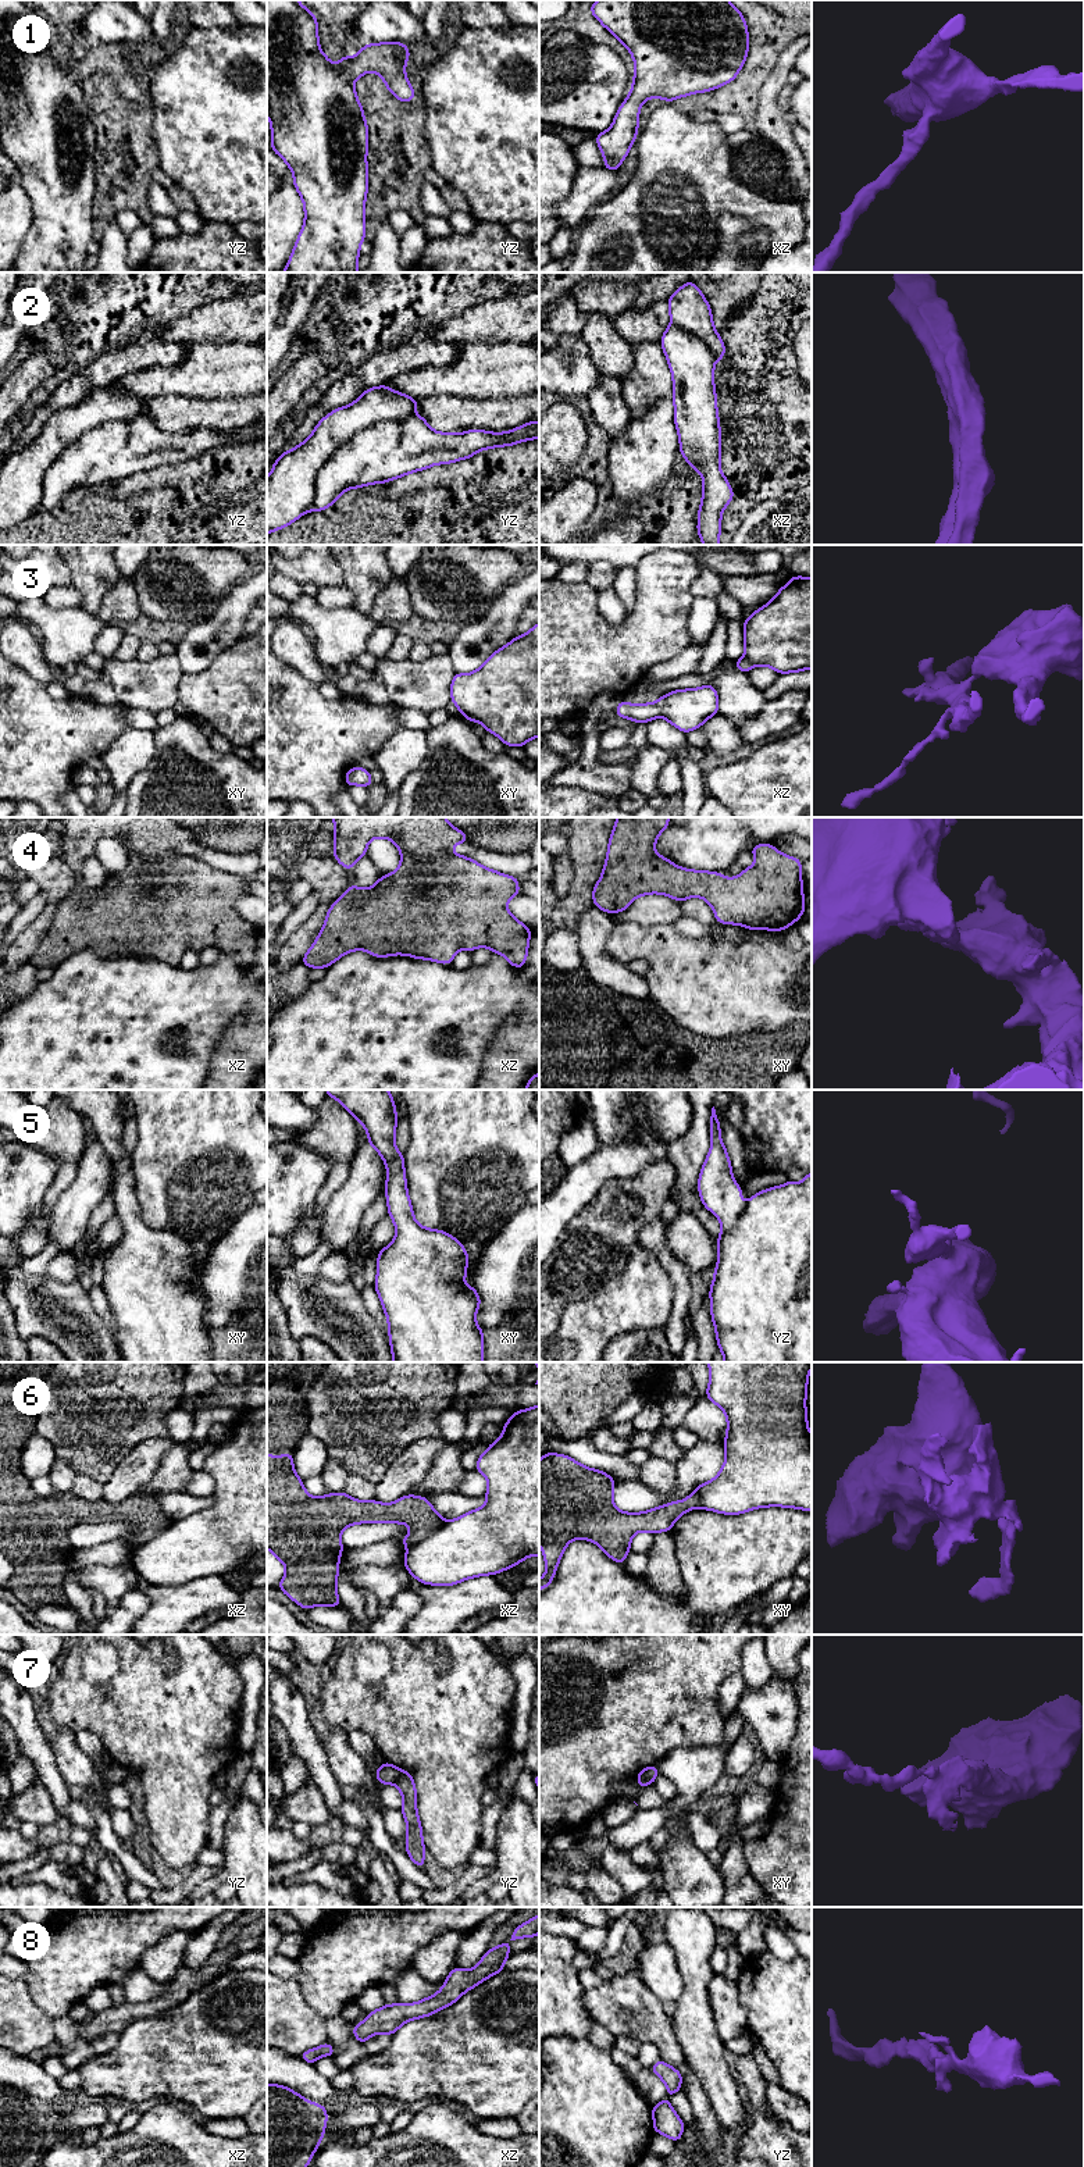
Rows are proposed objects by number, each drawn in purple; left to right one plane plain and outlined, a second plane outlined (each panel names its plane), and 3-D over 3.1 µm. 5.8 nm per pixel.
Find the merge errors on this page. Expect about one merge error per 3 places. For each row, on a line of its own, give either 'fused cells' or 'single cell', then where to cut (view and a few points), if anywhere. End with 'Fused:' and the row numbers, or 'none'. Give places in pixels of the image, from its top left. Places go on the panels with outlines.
1: single cell; no cut
2: fused cells; cut in yz along (410, 413), (348, 438), (321, 467), (307, 509)
3: fused cells; cut in xz along (742, 658), (753, 665)
4: single cell; no cut
5: single cell; no cut
6: fused cells; cut in xz along (445, 1521), (428, 1536), (407, 1547)
7: fused cells; cut in yz along (400, 1770), (393, 1782)
8: single cell; no cut
Fused: 2, 3, 6, 7

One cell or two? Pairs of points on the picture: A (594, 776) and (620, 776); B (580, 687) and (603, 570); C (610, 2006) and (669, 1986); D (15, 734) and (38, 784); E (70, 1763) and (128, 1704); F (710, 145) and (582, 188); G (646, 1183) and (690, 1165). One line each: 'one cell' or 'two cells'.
A: one cell
B: two cells
C: two cells
D: one cell
E: two cells
F: two cells
G: two cells

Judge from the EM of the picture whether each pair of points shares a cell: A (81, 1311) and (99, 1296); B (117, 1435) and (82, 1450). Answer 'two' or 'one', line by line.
A: two
B: one

